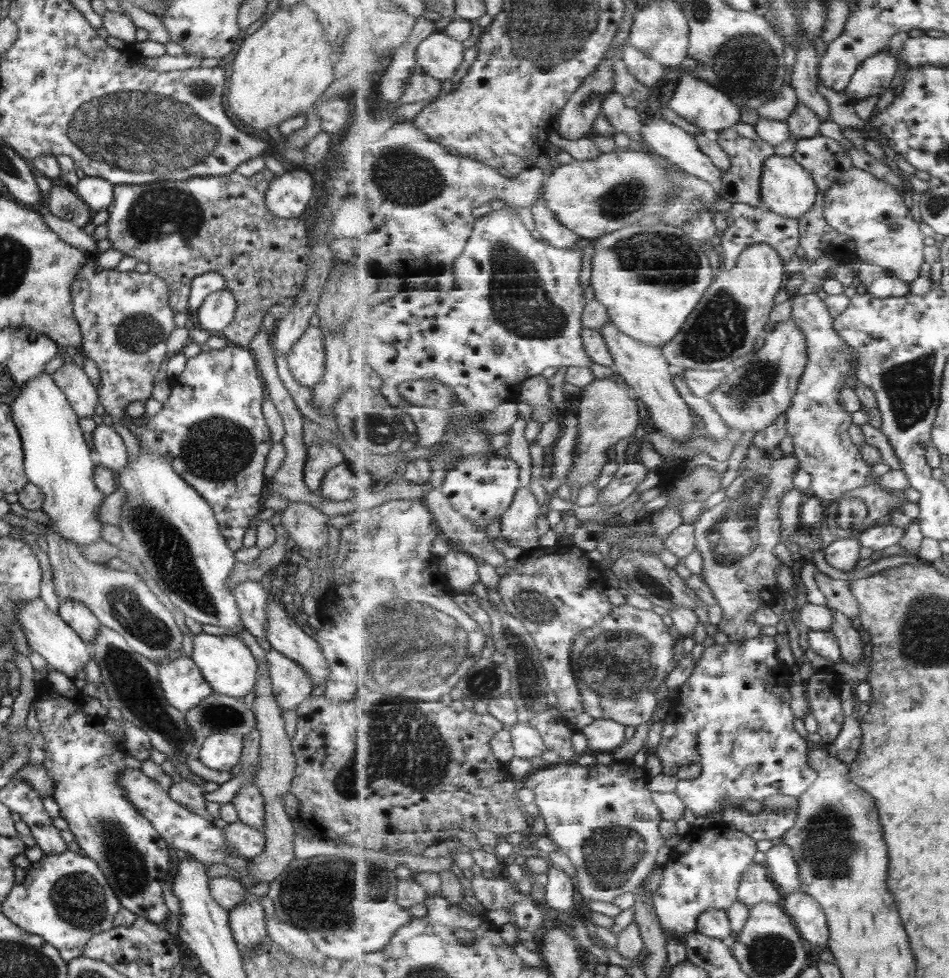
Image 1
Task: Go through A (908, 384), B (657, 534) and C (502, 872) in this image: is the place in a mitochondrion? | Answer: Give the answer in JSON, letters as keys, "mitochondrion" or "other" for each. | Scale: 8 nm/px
{"A":"mitochondrion","B":"other","C":"other"}

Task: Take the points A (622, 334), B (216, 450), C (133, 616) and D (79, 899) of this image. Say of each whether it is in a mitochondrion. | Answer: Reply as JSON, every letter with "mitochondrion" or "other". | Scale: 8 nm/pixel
{"A":"other","B":"mitochondrion","C":"mitochondrion","D":"mitochondrion"}

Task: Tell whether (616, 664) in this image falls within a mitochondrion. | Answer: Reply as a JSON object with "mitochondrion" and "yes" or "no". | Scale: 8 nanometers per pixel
{"mitochondrion":"yes"}

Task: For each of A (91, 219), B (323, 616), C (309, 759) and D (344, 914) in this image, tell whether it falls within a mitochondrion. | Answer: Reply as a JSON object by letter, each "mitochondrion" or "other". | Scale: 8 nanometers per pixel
{"A":"other","B":"other","C":"other","D":"mitochondrion"}

